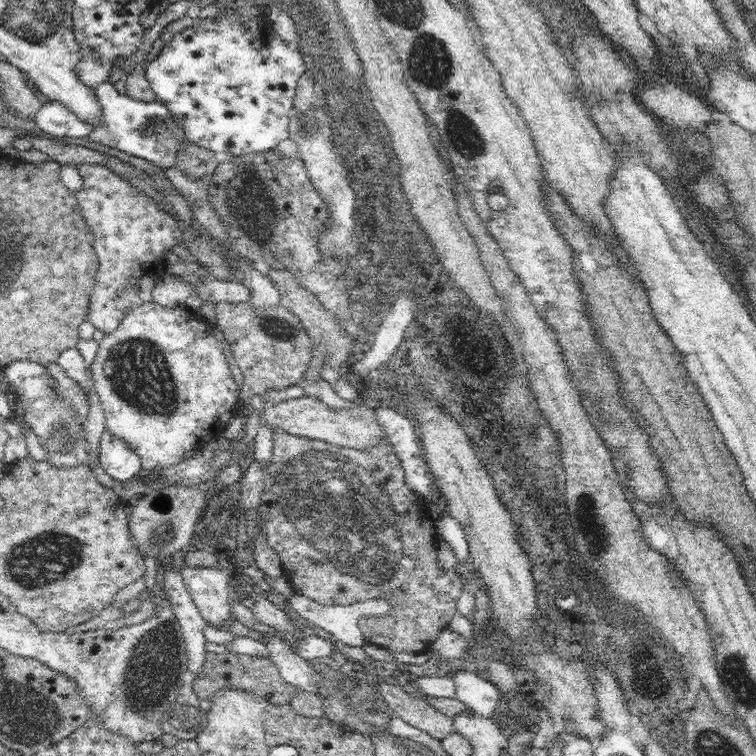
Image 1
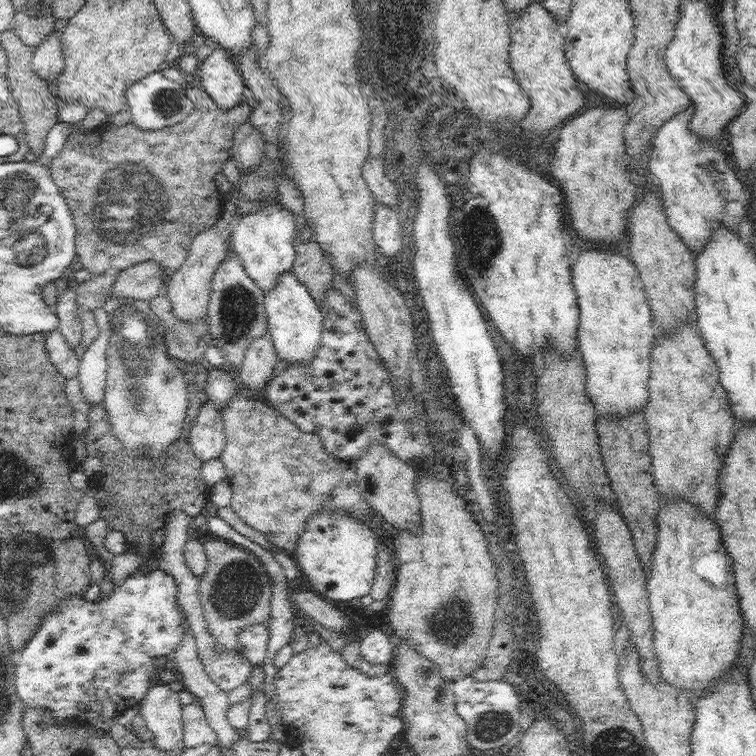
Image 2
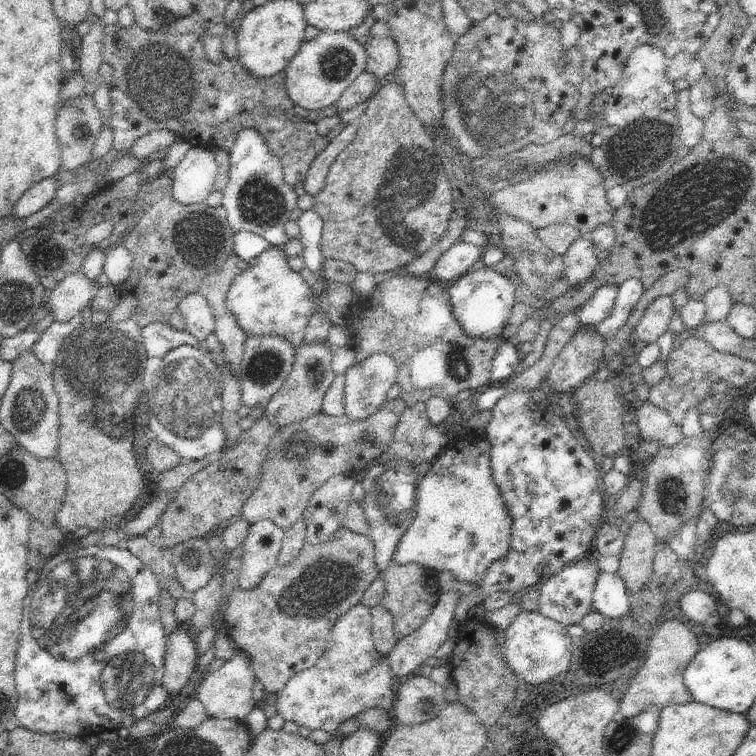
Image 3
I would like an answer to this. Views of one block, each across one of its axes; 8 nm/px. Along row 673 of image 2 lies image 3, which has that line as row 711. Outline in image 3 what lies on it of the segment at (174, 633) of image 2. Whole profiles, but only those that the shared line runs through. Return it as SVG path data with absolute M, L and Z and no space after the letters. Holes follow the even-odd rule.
M90 545L78 550L72 550L72 552L60 552L60 554L56 554L52 556L41 568L39 571L40 580L38 580L35 584L29 587L28 596L24 598L24 608L22 609L23 618L21 620L21 639L19 640L19 647L17 650L16 660L15 660L15 685L16 690L18 691L18 700L16 703L15 713L14 713L14 721L18 726L27 728L30 732L38 733L61 733L64 735L70 735L71 737L81 737L85 739L91 739L93 736L99 736L103 732L108 732L108 730L120 730L120 728L128 728L131 724L136 724L138 720L142 720L142 718L146 718L148 714L152 714L159 709L162 709L166 704L169 704L170 701L167 698L170 696L168 692L166 692L166 688L162 686L162 676L164 674L164 664L165 664L165 652L167 651L167 638L166 634L164 634L164 626L162 626L161 621L161 606L159 605L161 599L161 586L159 584L159 579L154 576L154 573L146 564L144 564L139 558L136 558L132 552L128 549L118 547L107 547L107 546L98 546L98 545ZM94 610L94 616L90 616L90 612ZM114 636L114 638L112 638ZM36 638L36 640L34 640ZM112 638L112 640L110 640ZM110 640L110 642L108 642ZM40 642L40 644L38 644ZM108 642L108 644L106 644ZM104 644L106 644L106 648L104 648ZM44 648L44 650L42 650ZM100 652L104 652L104 660L100 658ZM48 654L52 654L52 656L56 656L56 658L52 658L52 656L48 656ZM84 654L90 654L92 658L96 658L96 660L92 660L92 658L78 658L78 656L84 656Z

